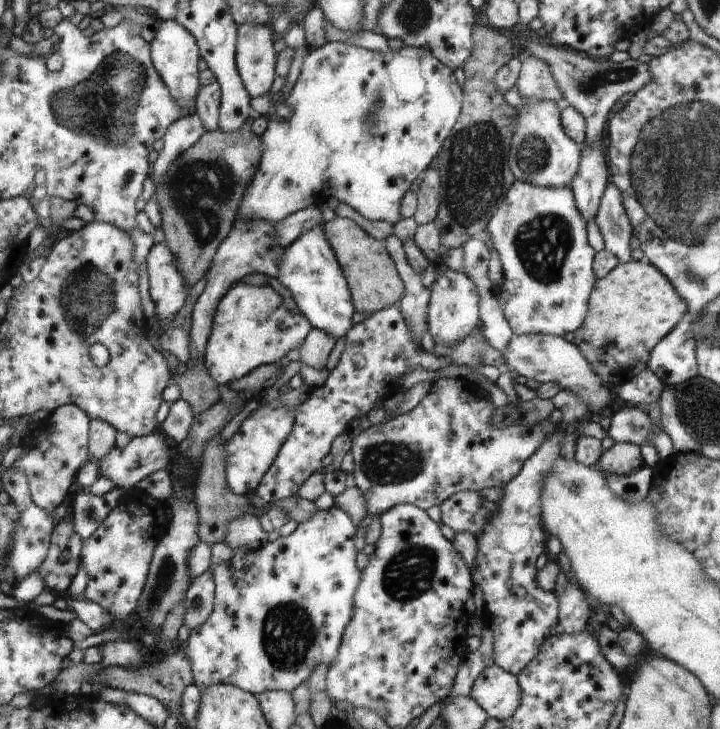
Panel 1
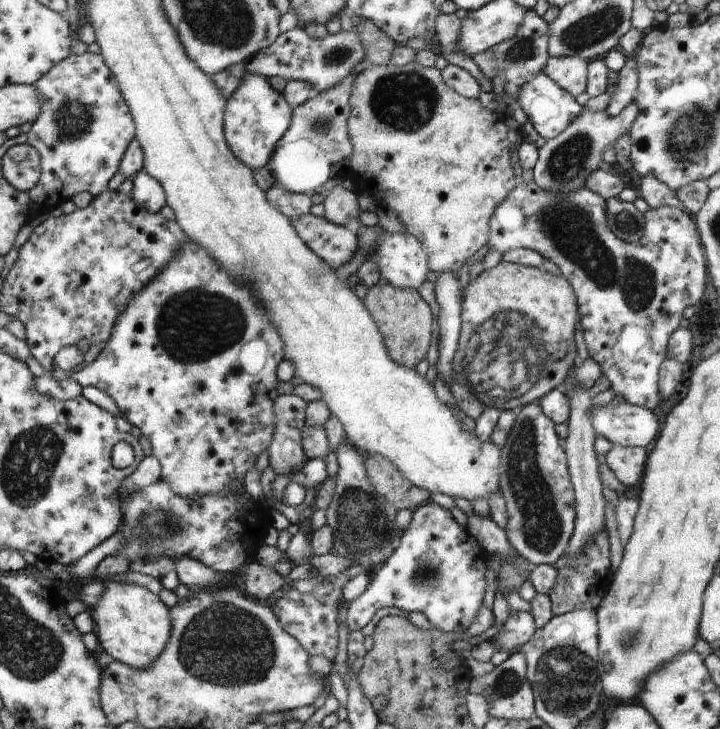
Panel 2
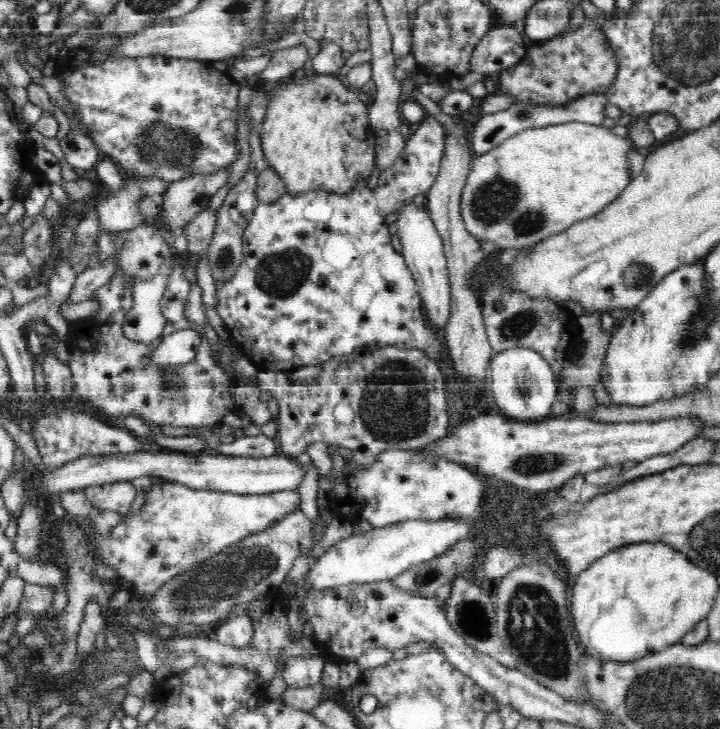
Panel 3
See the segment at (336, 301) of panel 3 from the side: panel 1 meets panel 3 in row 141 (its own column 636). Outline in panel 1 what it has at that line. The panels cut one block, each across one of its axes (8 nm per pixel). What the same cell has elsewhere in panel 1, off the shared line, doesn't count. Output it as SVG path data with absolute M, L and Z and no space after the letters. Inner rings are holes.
M623 404L609 415L611 424L607 436L615 443L632 442L642 446L650 442L656 448L660 459L674 455L675 447L671 437L661 426L656 426L655 420L638 406Z

